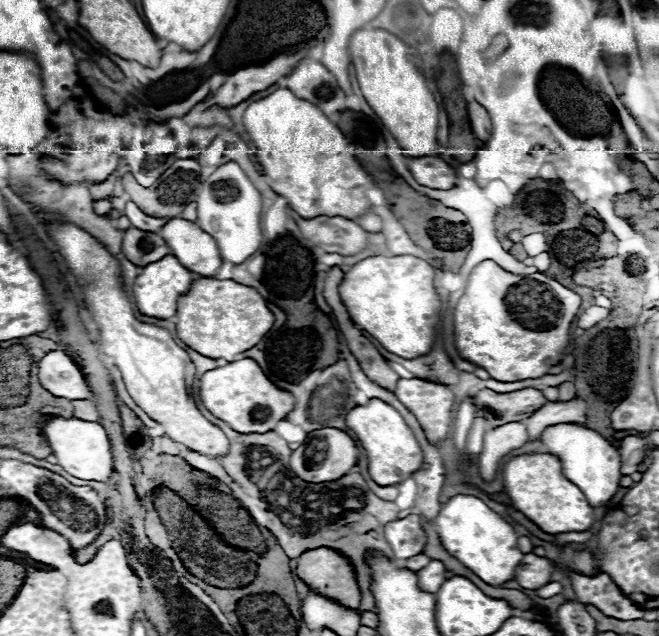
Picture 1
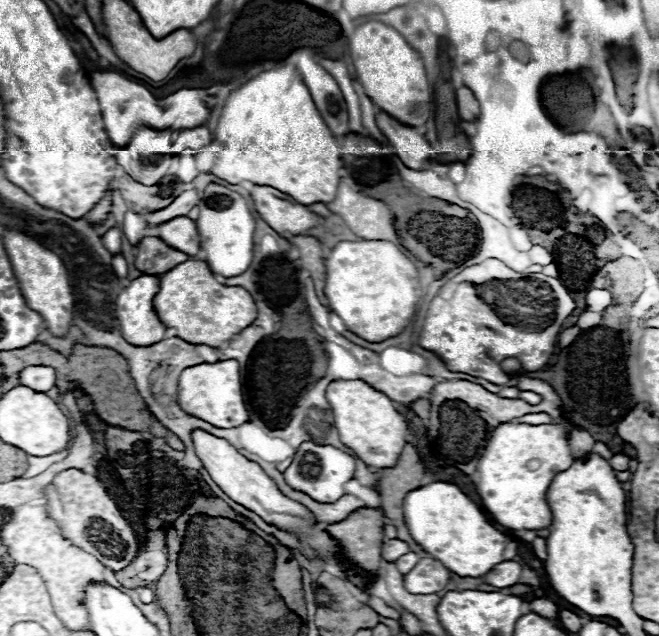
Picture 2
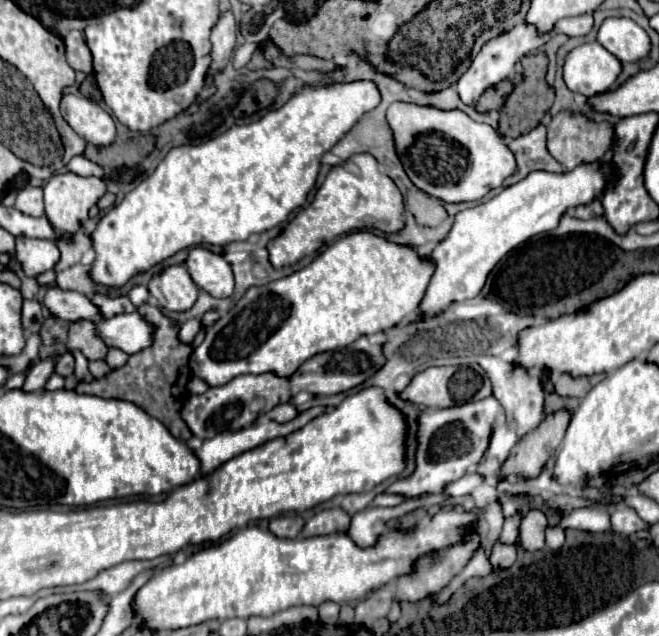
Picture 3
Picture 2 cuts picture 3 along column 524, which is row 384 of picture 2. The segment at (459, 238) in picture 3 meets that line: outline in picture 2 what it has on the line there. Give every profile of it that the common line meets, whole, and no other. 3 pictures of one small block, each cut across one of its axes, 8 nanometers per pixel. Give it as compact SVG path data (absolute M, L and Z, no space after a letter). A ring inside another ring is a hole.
M222 360L216 364L198 364L186 368L178 378L178 404L186 414L216 428L236 428L248 422L248 412L242 402L238 360Z

